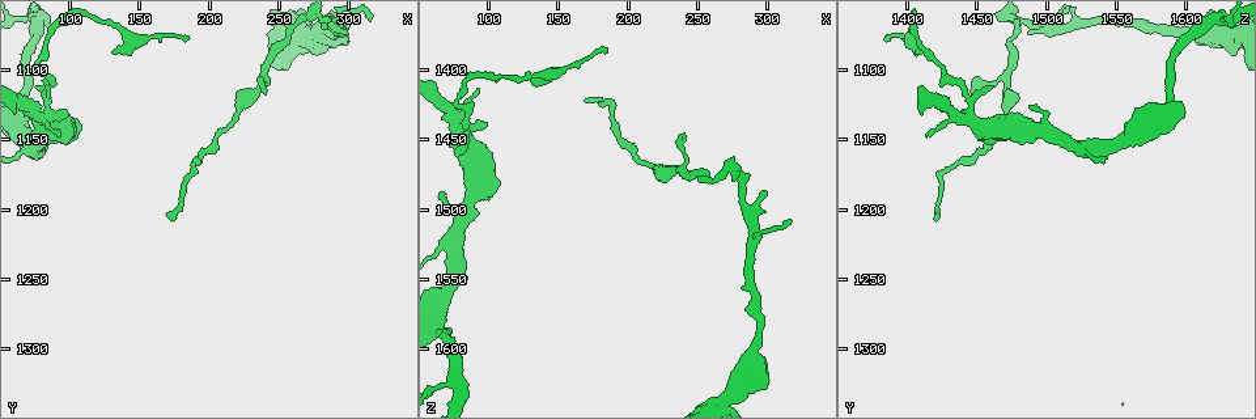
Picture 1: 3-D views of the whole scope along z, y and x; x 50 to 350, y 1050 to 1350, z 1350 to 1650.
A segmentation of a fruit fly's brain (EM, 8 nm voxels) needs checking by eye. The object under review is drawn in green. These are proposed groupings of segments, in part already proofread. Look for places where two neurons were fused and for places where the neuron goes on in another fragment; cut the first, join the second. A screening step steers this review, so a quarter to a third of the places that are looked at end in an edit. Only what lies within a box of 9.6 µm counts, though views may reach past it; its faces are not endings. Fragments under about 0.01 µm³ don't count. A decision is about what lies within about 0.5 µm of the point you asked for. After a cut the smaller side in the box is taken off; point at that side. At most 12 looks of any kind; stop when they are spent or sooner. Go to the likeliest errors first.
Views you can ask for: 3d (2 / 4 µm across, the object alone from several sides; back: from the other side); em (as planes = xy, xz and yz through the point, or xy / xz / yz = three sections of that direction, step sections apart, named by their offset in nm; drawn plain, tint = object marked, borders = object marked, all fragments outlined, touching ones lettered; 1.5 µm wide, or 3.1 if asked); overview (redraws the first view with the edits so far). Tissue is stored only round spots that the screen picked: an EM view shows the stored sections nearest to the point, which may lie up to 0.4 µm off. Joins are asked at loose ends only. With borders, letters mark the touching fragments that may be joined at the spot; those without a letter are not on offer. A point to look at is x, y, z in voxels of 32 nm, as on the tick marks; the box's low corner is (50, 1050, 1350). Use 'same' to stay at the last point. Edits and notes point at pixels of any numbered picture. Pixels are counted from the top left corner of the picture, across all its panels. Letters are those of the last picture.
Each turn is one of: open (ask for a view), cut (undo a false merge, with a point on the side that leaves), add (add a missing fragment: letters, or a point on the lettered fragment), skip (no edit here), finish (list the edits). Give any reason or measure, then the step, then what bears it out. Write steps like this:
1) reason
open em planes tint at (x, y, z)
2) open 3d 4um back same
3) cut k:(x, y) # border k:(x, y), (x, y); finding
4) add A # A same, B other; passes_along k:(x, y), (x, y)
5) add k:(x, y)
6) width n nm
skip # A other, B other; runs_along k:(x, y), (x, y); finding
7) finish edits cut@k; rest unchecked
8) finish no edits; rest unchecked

calibre changes
open 3d 4um back at (290, 1074, 1608)

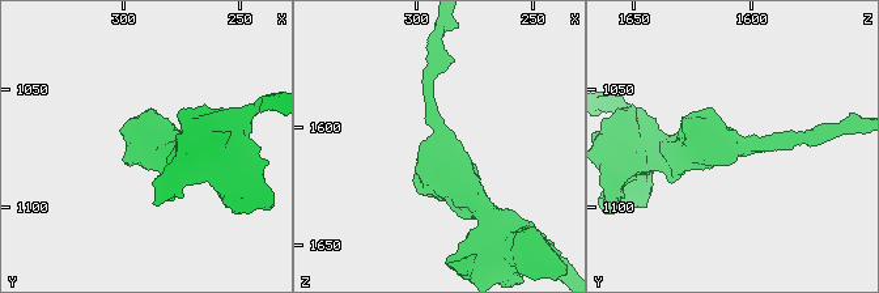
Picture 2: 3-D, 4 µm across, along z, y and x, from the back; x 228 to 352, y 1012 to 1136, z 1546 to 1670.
arm_widths 190, 420 nm; now the EM
open em planes tint at (290, 1073, 1608)

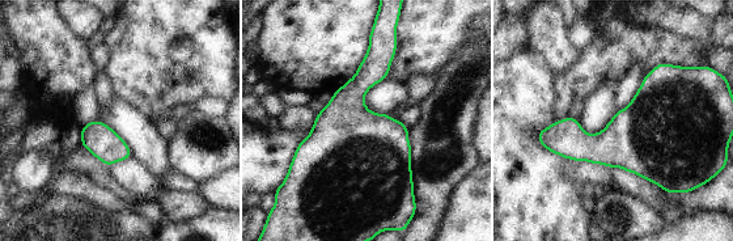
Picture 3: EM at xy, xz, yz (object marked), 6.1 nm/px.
what lies round it
open em planes borders same

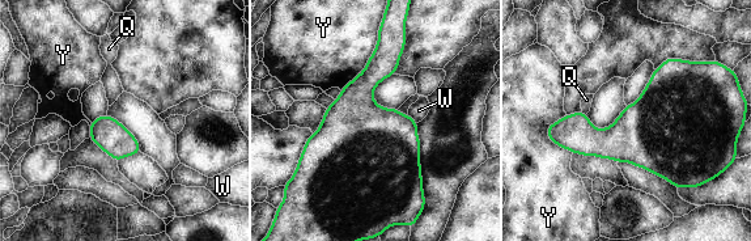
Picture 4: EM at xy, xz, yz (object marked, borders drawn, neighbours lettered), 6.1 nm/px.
longest_contact Y 440 nm
skip # Q other, W other, Y other; border 4:(407, 114), (418, 122); continuous, no second neuron

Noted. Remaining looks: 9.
open em planes borders at (186, 1076, 1386)

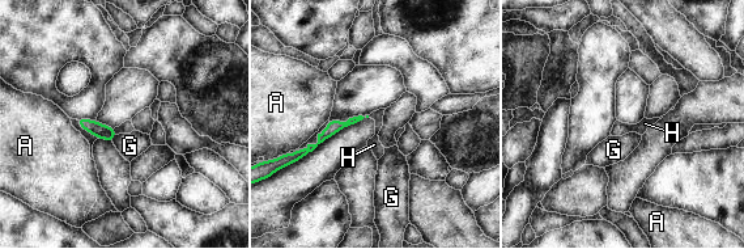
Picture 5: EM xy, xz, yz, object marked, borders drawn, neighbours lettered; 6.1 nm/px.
add H # A other, G other, H same; passes_along 5:(101, 131), (114, 130), (127, 127); the neuron continues

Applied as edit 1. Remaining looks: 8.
redraw
open overview

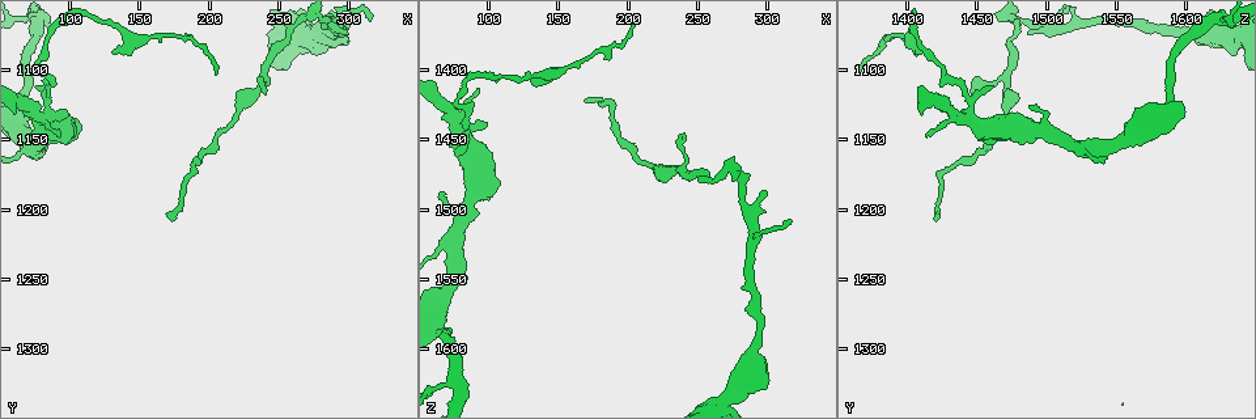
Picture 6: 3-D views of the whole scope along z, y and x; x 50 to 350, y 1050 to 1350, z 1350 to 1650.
free end
open 3d 2um at (130, 1090, 1408)

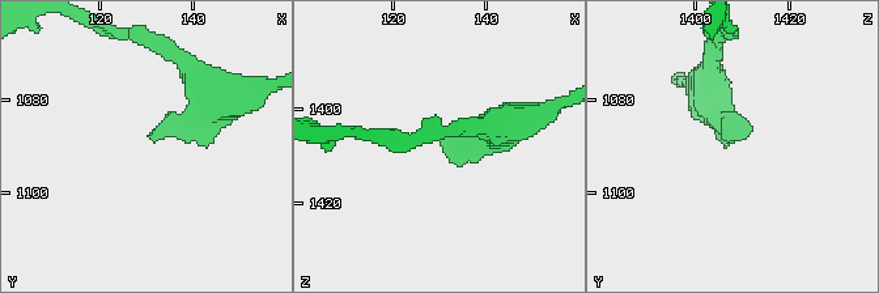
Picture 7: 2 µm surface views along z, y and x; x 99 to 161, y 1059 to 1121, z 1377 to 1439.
shape alone is not enough
open em planes plain at (130, 1088, 1406)

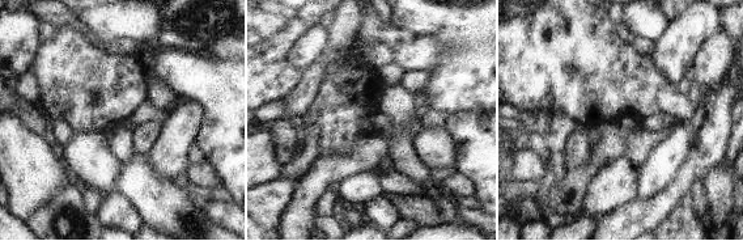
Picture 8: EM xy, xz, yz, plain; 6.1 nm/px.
what lies round it
open em planes borders same

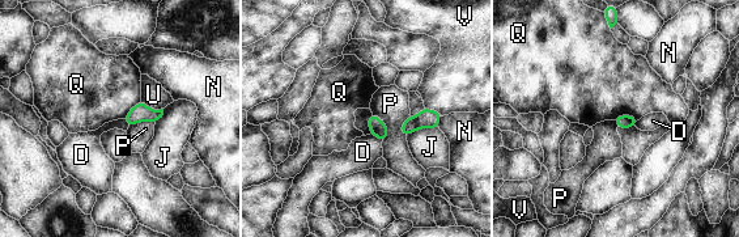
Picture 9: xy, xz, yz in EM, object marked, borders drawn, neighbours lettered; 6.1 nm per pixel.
skip # D other, J other, N other, P other, Q other, U other, V other; border 9:(614, 118), (633, 115), (638, 119); no lettered fragment goes on from it

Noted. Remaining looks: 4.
thick turns thin
open em xy step 4 borders at (76, 1158, 1524)

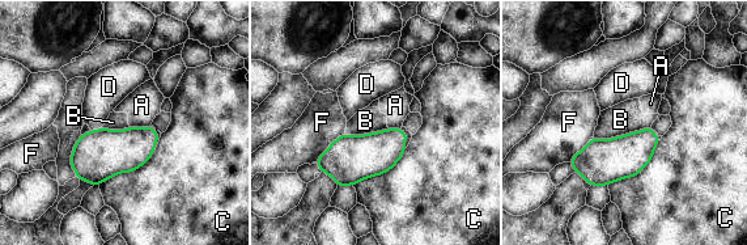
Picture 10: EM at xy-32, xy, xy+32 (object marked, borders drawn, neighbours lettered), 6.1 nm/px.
skip # A other, B other, C other, D other, F other; all the same neuron

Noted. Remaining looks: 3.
a fork
open 3d 2um at (238, 1102, 1474)

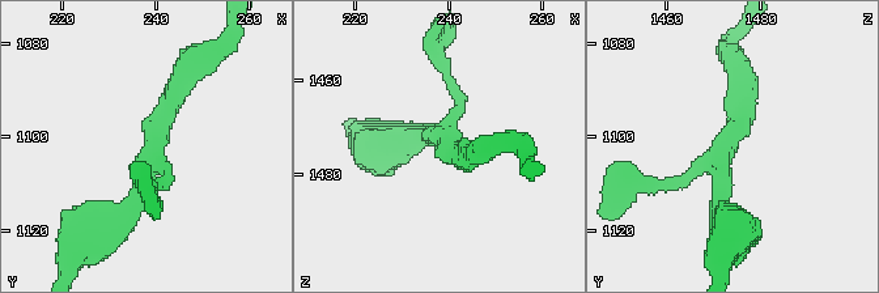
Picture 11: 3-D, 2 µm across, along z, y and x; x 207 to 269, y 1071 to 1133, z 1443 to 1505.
shape alone is not enough
open em planes borders at (239, 1103, 1472)

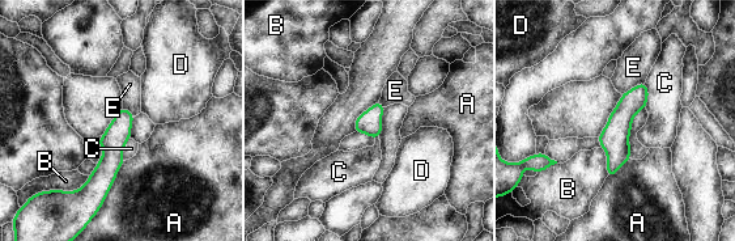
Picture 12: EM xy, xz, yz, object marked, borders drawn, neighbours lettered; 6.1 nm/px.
width 150 nm
skip # A other, B other, C other, D other, E other; continuous, no second neuron

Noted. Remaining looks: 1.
finish edits add@5; rest unchecked

